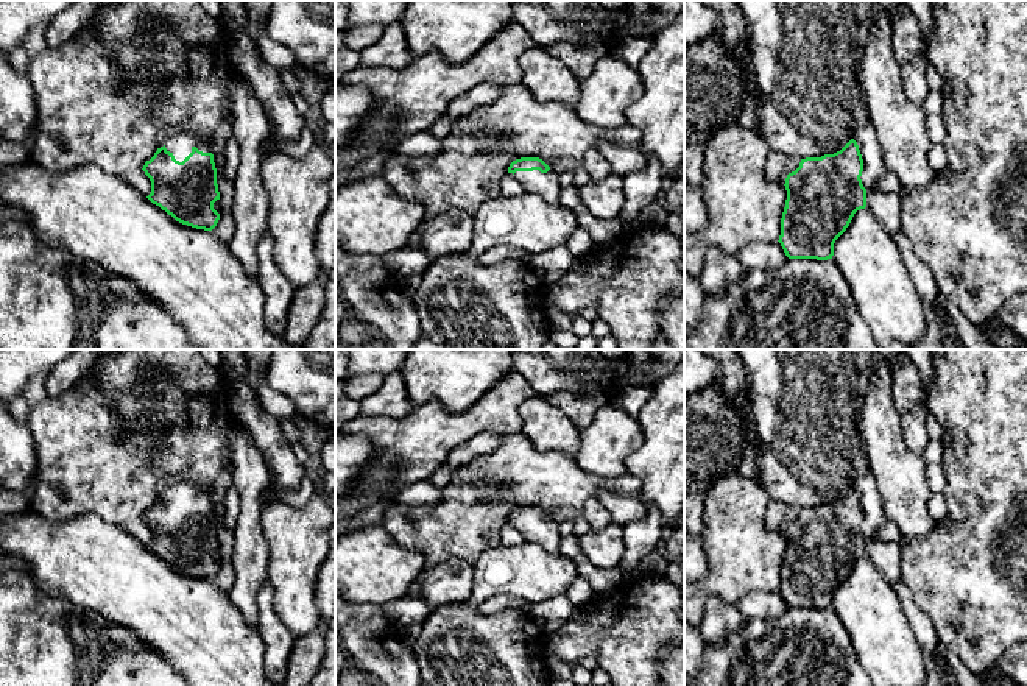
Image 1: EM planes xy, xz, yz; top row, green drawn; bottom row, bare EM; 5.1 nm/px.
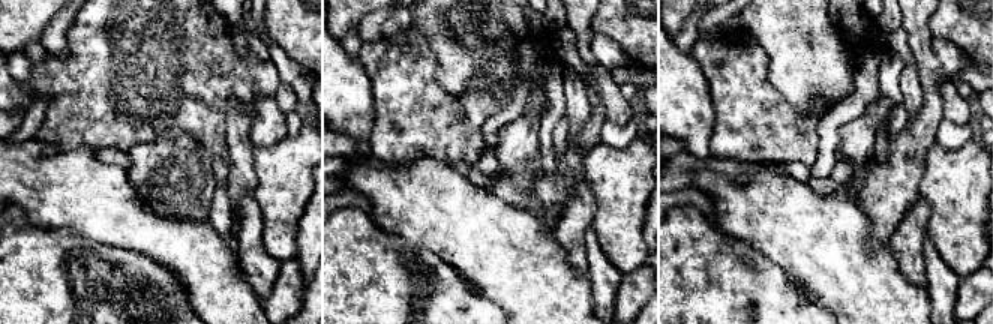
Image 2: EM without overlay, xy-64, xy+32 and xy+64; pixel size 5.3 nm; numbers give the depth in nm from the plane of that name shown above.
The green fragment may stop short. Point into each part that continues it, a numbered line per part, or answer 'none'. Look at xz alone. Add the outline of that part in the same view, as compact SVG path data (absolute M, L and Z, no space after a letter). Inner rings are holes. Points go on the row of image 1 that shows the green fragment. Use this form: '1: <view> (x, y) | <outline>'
1: xz (547, 186) | M539 170L533 172L516 172L516 179L522 184L525 192L533 192L542 196L547 203L558 203L561 186L559 186L559 173L555 170L549 170L547 173L541 173Z

